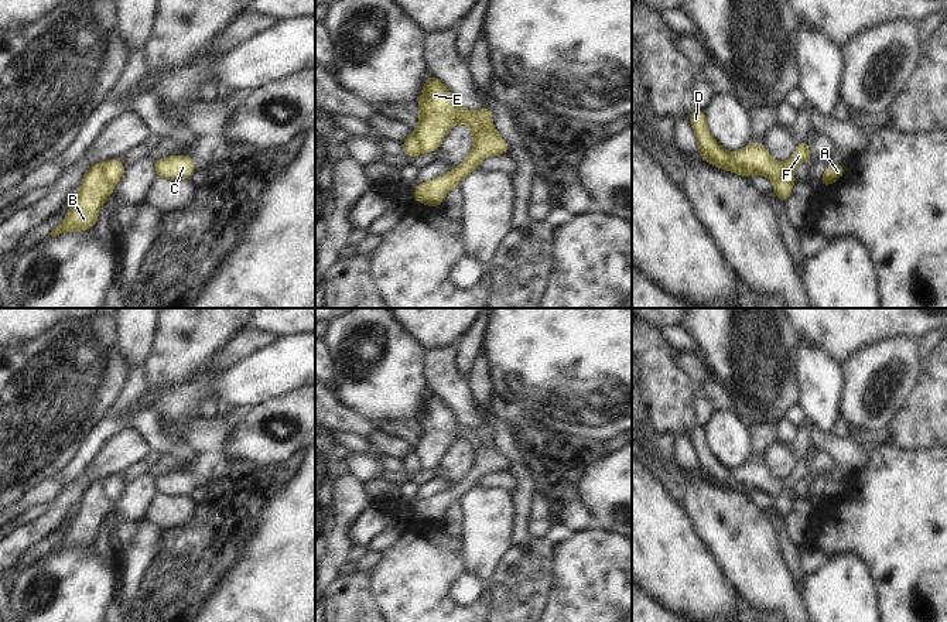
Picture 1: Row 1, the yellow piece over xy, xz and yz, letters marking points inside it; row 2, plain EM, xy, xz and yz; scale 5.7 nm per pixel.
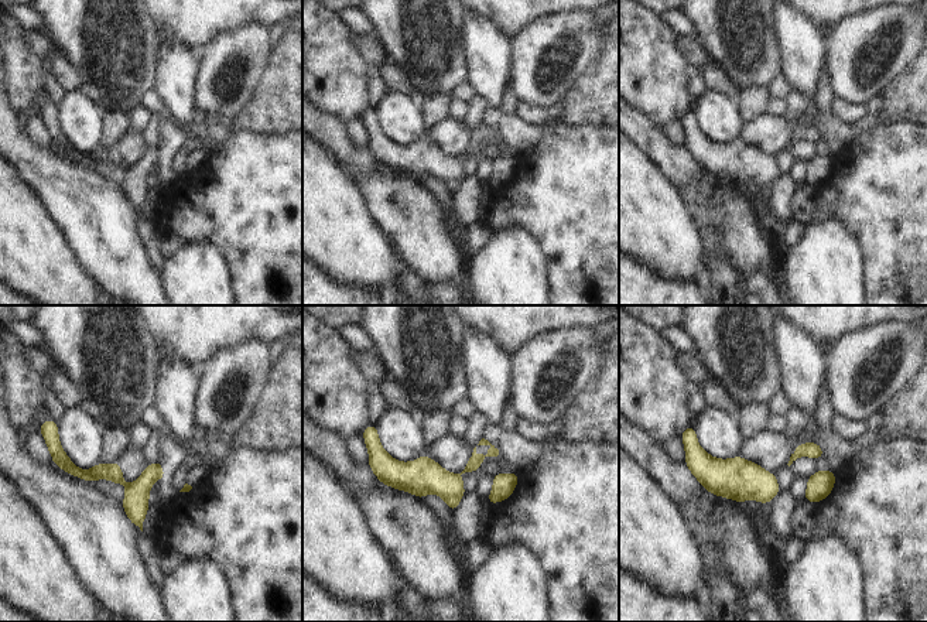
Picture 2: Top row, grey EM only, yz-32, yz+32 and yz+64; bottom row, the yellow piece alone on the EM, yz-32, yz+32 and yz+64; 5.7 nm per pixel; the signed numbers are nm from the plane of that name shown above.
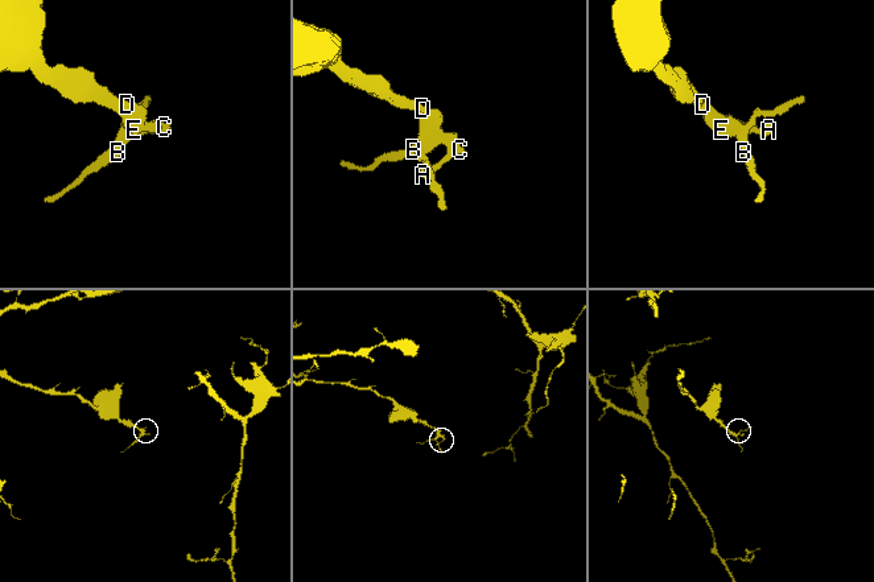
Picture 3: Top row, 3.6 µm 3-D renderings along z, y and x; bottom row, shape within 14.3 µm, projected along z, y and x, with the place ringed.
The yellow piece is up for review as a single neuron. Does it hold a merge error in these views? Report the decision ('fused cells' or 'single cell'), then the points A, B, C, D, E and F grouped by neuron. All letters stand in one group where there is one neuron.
fused cells; groups A C D E / B F

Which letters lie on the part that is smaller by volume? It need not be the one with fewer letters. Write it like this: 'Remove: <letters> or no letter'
Remove: B, F

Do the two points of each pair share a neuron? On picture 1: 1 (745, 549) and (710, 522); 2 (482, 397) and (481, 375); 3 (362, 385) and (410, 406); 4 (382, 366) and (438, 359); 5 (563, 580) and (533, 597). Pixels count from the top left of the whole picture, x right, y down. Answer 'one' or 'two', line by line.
1: one
2: one
3: one
4: two
5: two

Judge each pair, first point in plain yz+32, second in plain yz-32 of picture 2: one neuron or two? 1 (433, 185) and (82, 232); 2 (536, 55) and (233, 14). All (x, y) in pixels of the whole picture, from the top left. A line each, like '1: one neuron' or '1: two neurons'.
1: two neurons
2: two neurons

